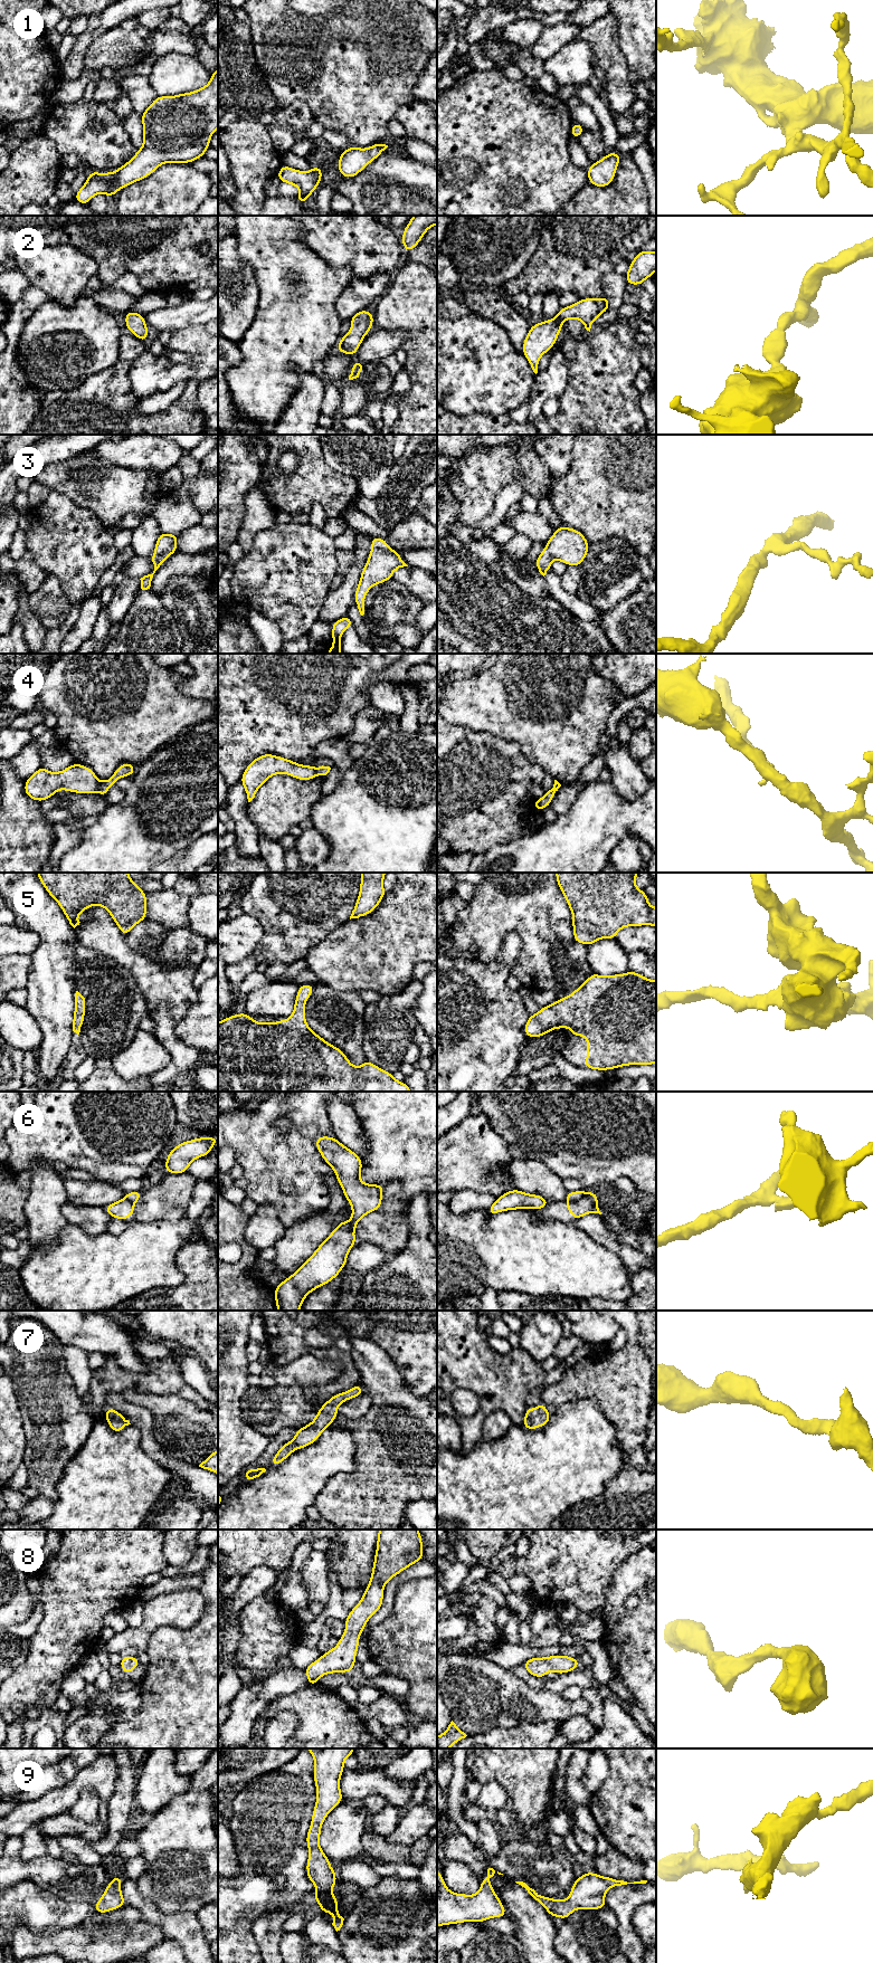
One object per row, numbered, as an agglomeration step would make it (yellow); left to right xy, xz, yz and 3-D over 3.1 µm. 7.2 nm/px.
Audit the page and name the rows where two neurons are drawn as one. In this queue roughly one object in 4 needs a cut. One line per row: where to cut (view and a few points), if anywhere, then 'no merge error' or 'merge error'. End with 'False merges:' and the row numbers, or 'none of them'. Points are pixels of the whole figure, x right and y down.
1: no cut; no merge error
2: no cut; no merge error
3: no cut; no merge error
4: cut in xy along (100, 782), (96, 790); merge error
5: no cut; no merge error
6: cut in yz along (586, 1192), (576, 1200), (567, 1201); merge error
7: no cut; no merge error
8: no cut; no merge error
9: no cut; no merge error
False merges: 4, 6

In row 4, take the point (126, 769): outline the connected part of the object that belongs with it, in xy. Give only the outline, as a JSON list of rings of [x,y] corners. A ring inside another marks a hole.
[[[123,763],[121,764],[113,773],[113,775],[106,780],[99,782],[99,787],[97,789],[97,792],[105,798],[108,789],[114,785],[118,779],[123,776],[132,776],[135,771],[135,765],[131,763]]]

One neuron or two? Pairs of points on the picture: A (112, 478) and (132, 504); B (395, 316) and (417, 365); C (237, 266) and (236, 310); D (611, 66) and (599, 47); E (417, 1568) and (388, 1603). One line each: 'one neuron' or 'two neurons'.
A: one neuron
B: one neuron
C: one neuron
D: one neuron
E: one neuron

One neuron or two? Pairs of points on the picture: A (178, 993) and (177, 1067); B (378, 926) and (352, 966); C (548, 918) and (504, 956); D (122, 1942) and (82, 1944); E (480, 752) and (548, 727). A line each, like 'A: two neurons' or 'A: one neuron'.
A: one neuron
B: one neuron
C: two neurons
D: one neuron
E: two neurons

